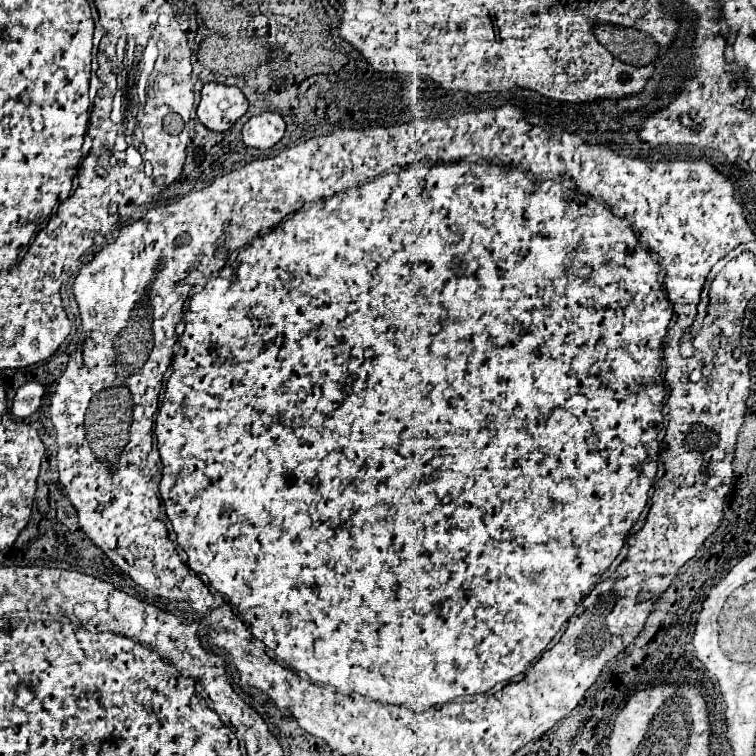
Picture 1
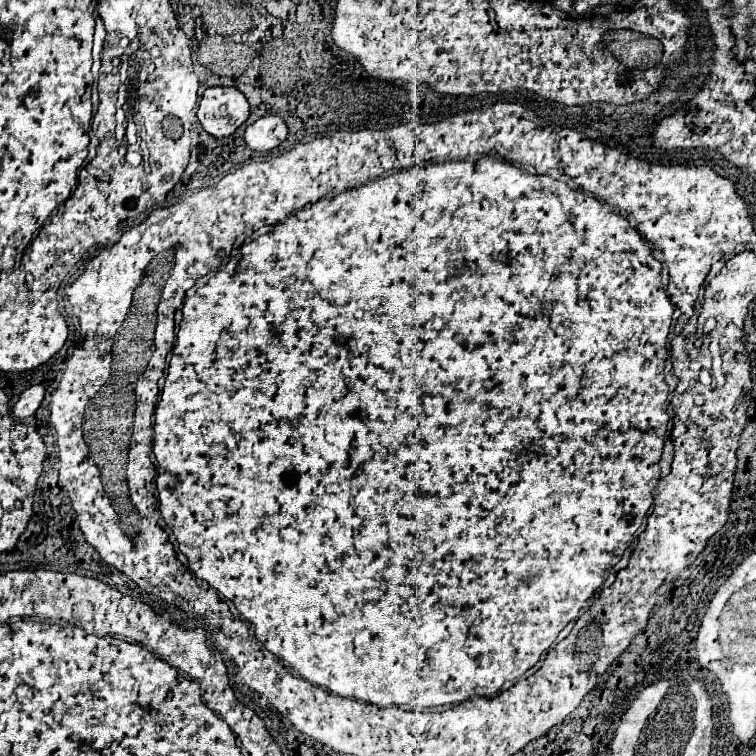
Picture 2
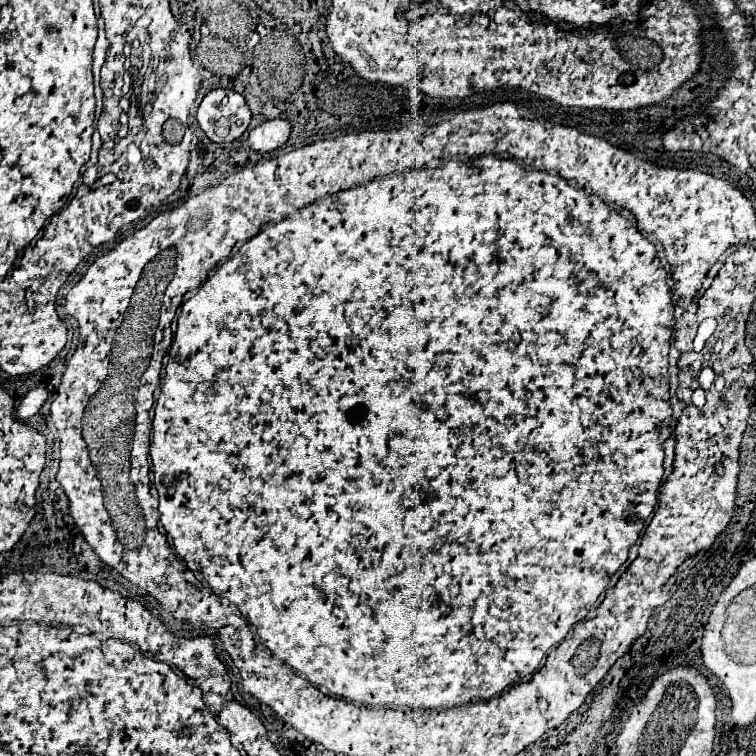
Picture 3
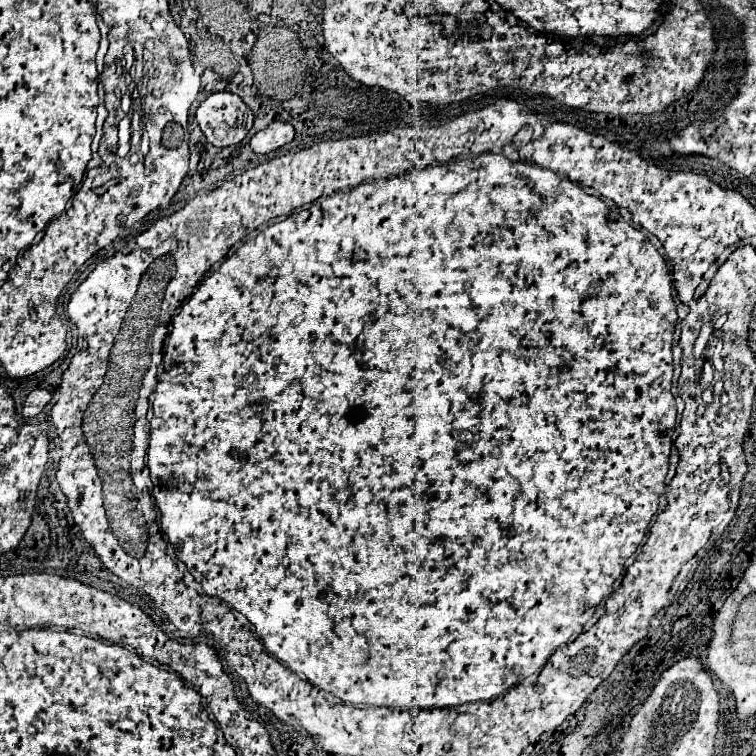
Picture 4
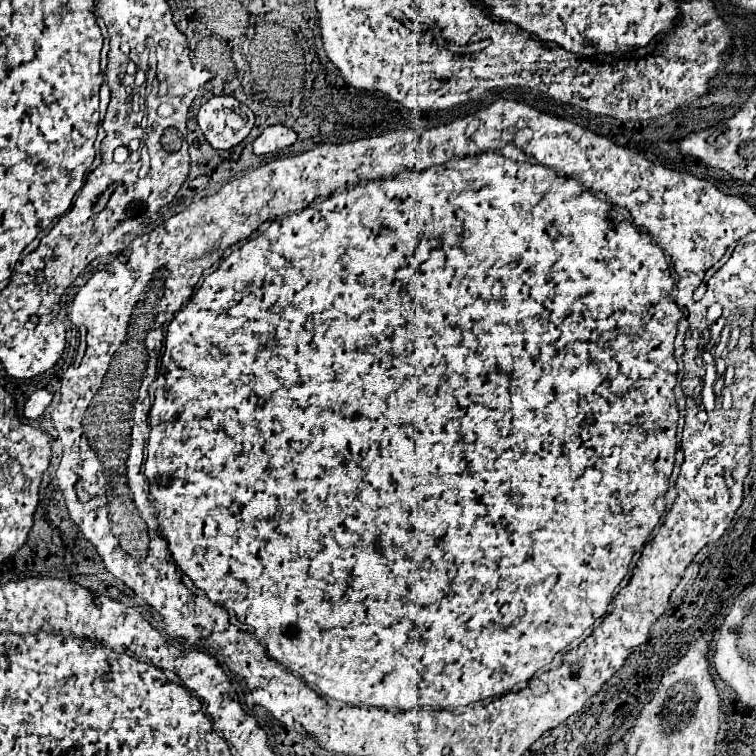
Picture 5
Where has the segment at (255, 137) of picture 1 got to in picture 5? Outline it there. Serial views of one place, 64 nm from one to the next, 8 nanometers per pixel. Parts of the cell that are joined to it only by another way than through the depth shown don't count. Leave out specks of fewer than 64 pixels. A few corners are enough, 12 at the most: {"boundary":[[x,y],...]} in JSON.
{"boundary":[[268,126],[254,140],[254,154],[272,154],[296,142],[288,126]]}

